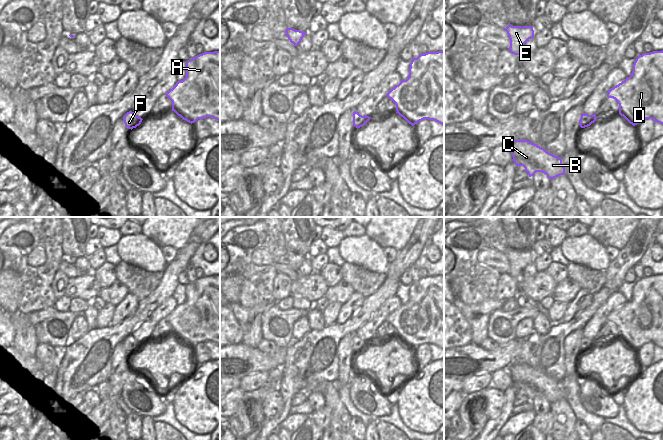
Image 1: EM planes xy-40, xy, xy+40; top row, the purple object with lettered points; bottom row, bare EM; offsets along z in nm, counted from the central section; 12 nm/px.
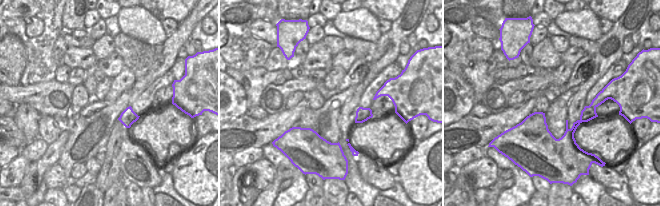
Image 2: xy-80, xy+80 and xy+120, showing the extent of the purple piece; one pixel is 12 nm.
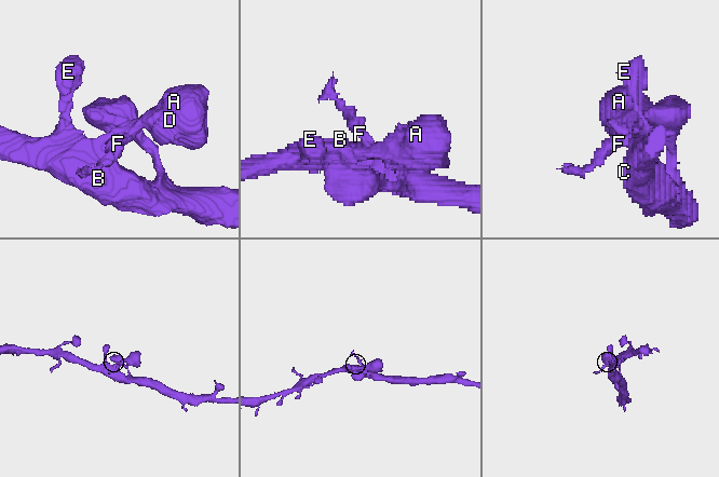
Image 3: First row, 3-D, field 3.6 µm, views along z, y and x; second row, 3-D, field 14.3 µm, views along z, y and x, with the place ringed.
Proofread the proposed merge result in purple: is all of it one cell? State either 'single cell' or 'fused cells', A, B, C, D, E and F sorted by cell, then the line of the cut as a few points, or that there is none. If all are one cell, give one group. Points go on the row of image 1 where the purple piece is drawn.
single cell; A B C D E F; no cut

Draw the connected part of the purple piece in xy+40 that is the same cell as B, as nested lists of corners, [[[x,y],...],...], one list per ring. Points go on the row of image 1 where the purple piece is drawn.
[[[510,140],[507,144],[514,164],[523,166],[529,177],[536,172],[542,172],[549,179],[554,179],[560,175],[565,175],[565,167],[562,158],[557,157],[544,148],[528,140]]]

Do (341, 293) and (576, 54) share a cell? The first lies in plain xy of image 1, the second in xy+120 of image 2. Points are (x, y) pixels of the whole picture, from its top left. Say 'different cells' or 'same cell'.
same cell

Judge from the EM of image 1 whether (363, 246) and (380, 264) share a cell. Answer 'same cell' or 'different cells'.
same cell

